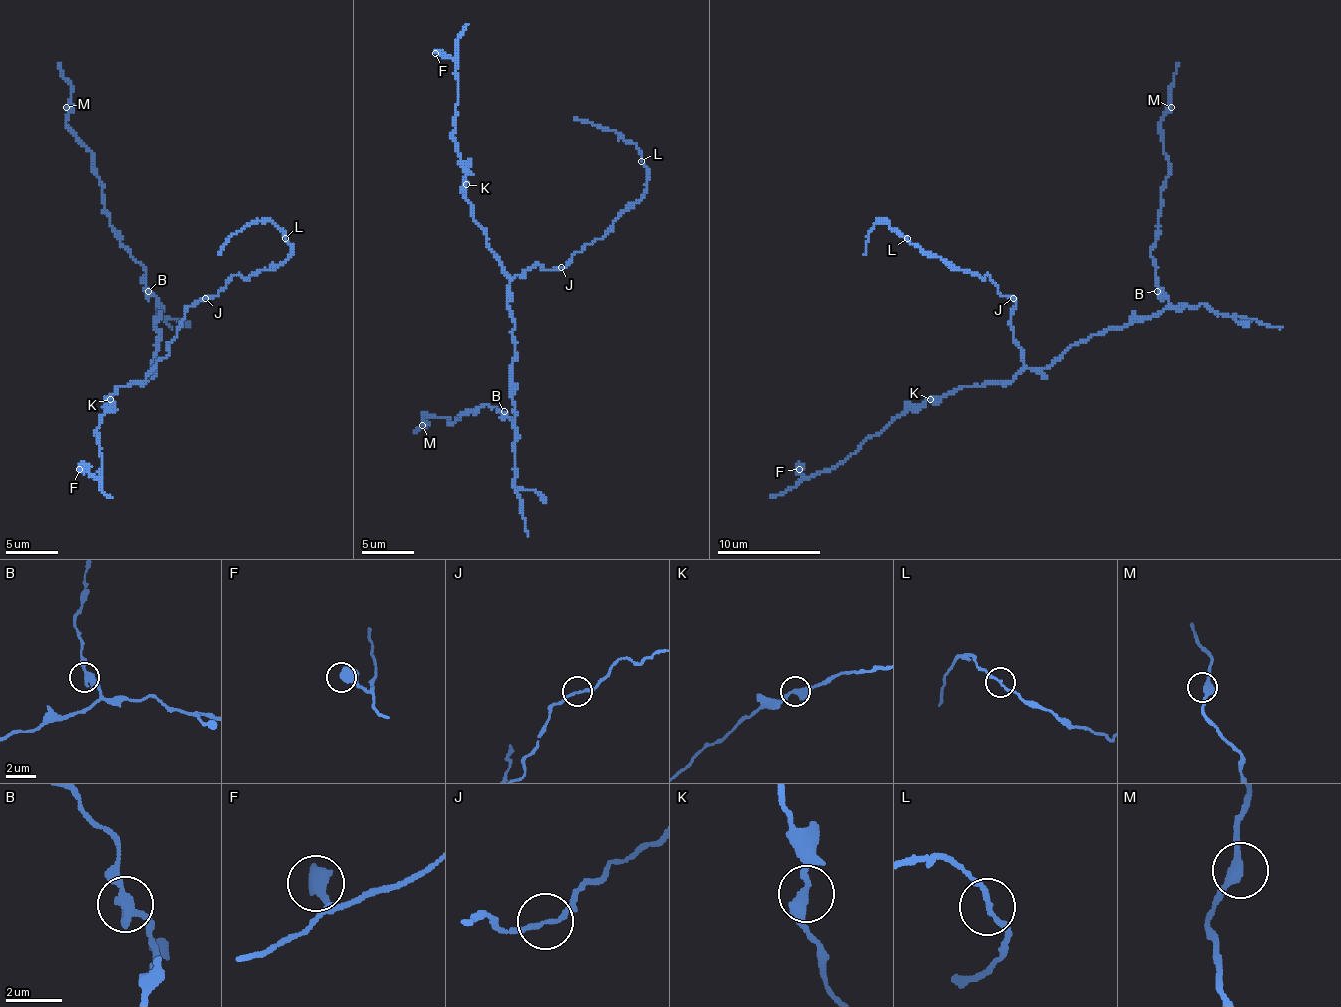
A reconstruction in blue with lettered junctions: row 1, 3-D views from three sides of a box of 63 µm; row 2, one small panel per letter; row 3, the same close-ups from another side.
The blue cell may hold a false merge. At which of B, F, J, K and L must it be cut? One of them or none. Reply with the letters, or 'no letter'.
B

